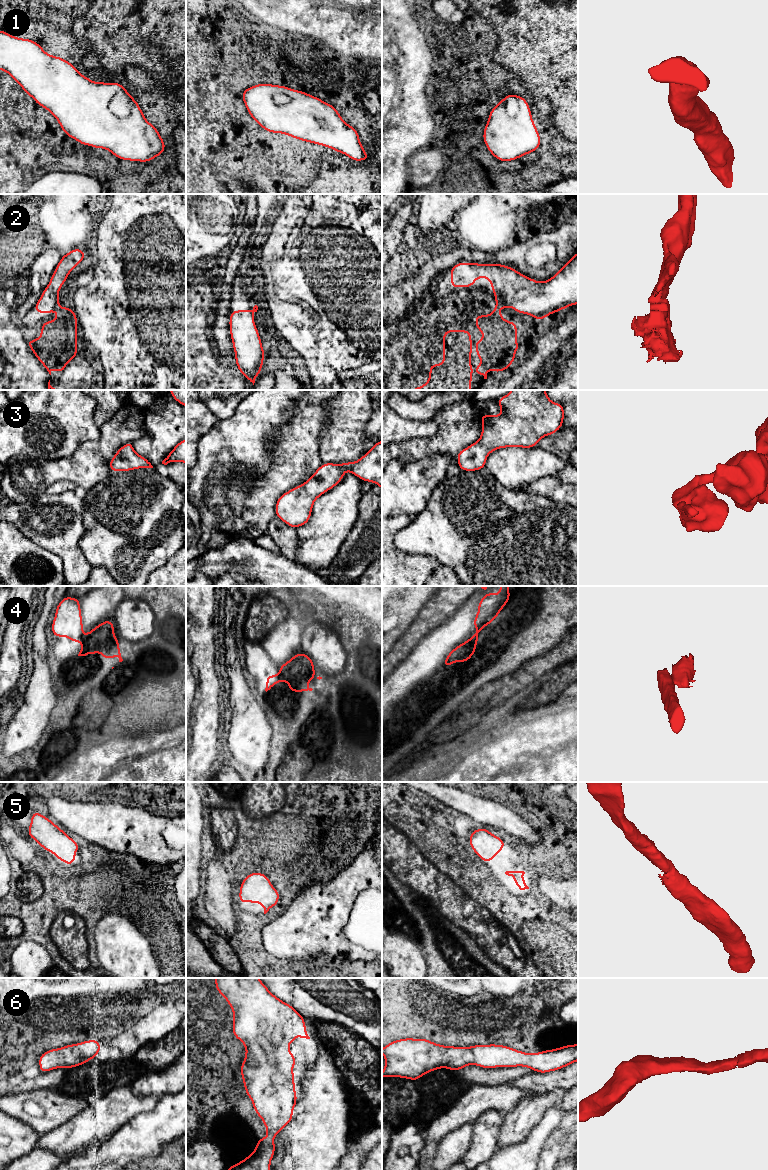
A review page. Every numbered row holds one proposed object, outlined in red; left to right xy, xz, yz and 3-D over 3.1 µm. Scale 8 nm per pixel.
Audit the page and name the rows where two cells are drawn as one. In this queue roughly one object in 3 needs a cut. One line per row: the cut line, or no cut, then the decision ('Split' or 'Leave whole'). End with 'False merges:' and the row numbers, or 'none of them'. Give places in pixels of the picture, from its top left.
1: No split. Leave whole
2: No split. Leave whole
3: No split. Leave whole
4: Split along yz (478, 636), (470, 639). Split
5: No split. Leave whole
6: No split. Leave whole
False merges: 4

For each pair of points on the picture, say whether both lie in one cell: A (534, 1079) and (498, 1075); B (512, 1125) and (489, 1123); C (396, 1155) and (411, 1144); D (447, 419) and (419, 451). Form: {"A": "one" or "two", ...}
{"A": "two", "B": "two", "C": "one", "D": "one"}

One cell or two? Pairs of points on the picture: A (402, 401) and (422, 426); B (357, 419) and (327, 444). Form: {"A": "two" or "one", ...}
{"A": "two", "B": "one"}

